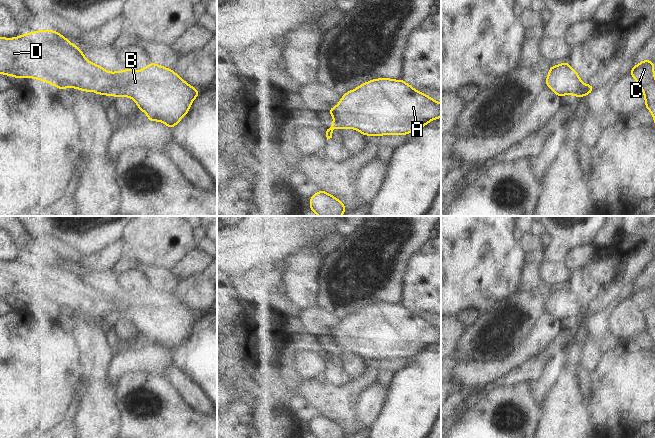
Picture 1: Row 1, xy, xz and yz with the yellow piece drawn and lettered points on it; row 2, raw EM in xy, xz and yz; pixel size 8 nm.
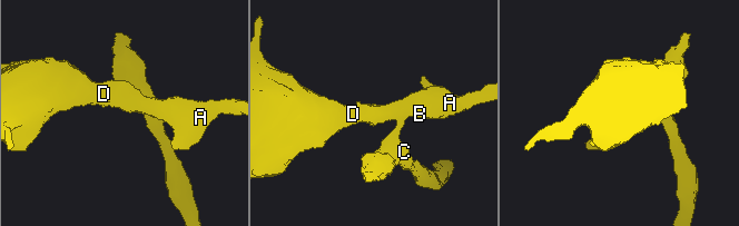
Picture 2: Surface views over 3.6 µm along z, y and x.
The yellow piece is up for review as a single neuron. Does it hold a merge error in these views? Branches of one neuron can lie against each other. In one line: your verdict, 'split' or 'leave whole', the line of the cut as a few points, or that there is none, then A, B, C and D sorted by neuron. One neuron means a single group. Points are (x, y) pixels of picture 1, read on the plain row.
split | yz (582, 308), (576, 320) | A B D / C

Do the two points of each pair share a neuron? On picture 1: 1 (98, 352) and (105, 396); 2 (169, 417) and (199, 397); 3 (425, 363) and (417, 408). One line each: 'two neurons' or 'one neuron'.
1: one neuron
2: two neurons
3: one neuron

